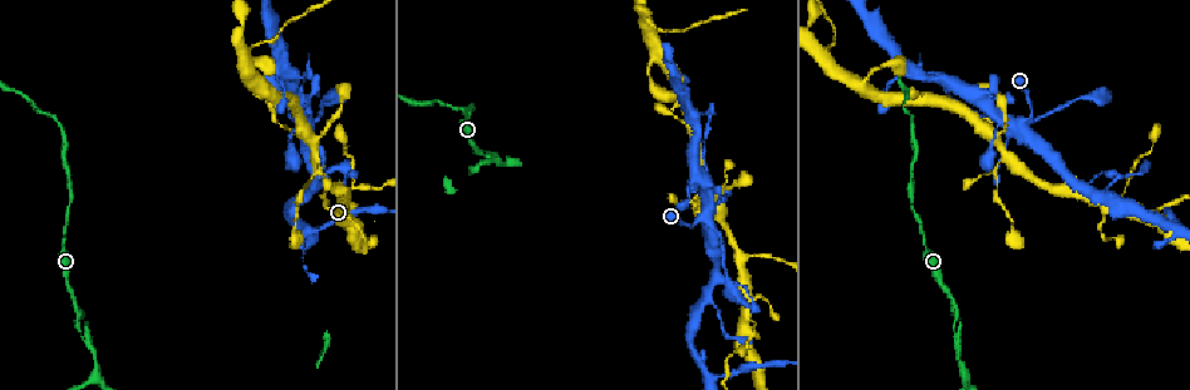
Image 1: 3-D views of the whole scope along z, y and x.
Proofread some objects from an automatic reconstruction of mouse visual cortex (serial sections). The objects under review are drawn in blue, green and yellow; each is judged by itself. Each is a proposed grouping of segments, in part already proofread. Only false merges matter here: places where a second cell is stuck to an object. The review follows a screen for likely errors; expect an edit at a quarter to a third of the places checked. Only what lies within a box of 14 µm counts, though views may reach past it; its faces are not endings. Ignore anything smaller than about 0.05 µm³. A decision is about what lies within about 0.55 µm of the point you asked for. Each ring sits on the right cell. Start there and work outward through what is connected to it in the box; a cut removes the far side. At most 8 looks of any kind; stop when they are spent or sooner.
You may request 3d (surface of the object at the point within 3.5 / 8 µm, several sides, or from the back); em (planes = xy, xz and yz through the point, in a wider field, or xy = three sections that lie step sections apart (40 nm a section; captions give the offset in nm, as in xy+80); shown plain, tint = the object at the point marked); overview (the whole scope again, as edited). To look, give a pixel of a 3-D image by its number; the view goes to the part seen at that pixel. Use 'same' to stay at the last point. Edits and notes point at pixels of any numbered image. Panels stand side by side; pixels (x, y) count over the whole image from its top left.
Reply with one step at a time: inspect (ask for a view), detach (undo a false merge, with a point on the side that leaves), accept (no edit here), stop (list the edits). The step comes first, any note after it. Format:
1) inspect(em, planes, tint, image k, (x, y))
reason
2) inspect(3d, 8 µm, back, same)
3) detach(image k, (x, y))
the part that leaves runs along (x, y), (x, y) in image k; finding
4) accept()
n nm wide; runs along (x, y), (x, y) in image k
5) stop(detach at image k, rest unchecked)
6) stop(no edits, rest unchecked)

inspect(3d, 3.5 µm, image 1, (483, 156))

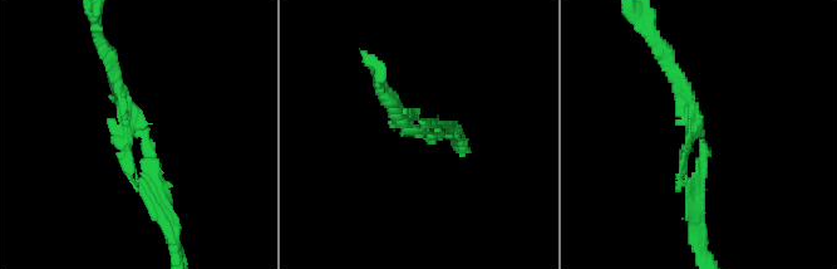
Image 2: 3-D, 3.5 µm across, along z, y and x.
inspect(em, planes, tint, image 2, (702, 139))

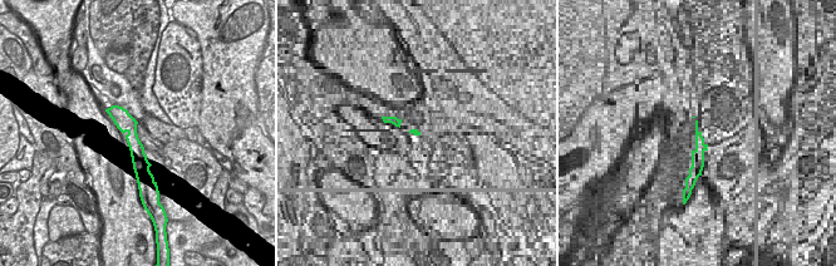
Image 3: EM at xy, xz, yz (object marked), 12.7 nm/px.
accept()
runs along (111, 72), (149, 148), (165, 218) in image 2; all the same cell

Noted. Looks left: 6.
inspect(3d, 8 µm, image 1, (1064, 189))
arms part here

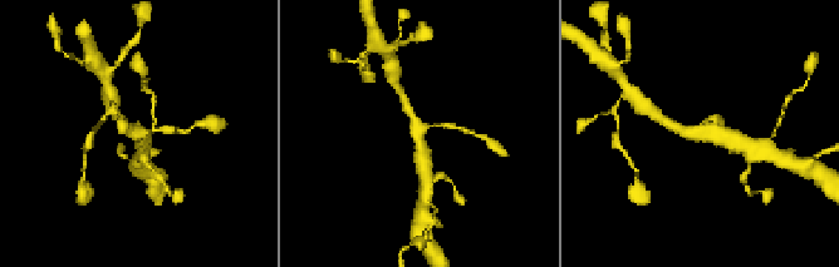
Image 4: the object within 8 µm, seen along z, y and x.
inspect(3d, 3.5 µm, image 4, (139, 132))
zoom in

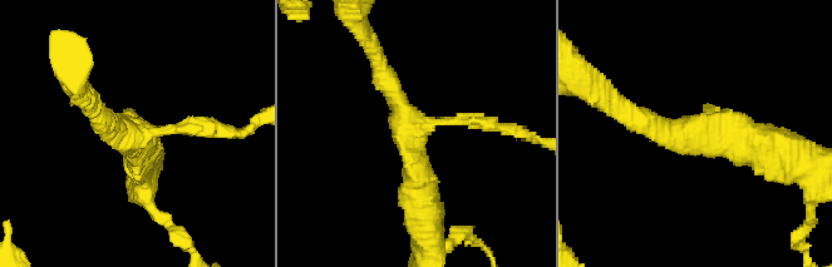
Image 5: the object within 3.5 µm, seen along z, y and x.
inspect(em, xy, step 2, tint, image 5, (696, 135))
need the tissue

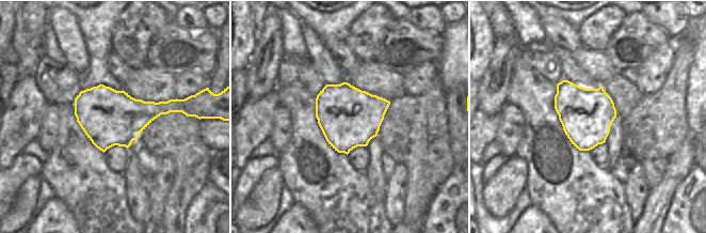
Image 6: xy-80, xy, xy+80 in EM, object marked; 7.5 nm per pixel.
accept()
arms of 150, 300, 450 nm; runs along (423, 213), (412, 133), (380, 67) in image 5; all the same cell

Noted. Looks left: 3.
inspect(3d, 3.5 µm, image 1, (986, 103))

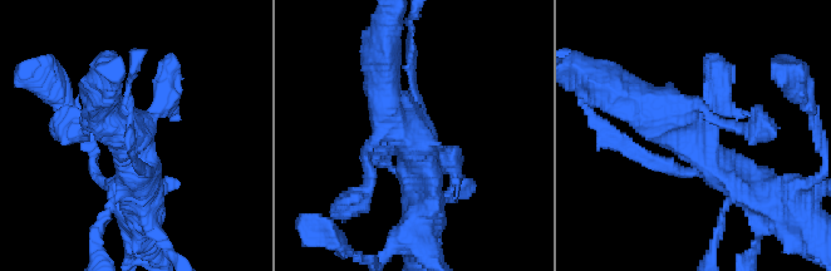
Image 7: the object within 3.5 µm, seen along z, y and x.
inspect(em, xy, step 2, tint, image 7, (413, 138))

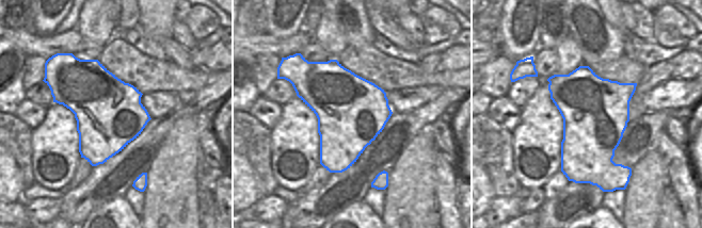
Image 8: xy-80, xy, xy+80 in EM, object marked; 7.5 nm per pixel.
detach(image 7, (629, 152))
two cells meet here

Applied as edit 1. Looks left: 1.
inspect(3d, 3.5 µm, image 1, (708, 299))
three-way junction

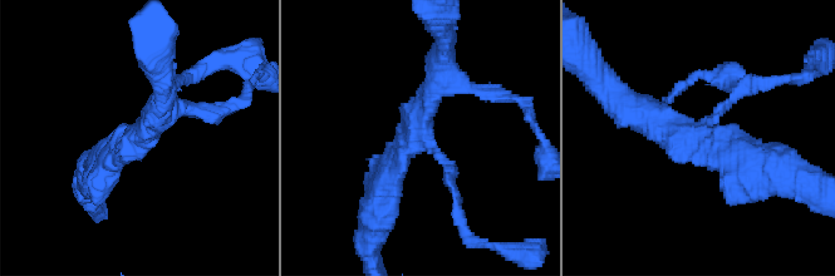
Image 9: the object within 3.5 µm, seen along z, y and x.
accept()
runs along (634, 112), (764, 175) in image 9; one cell here

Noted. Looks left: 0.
stop(detach at image 7, rest unchecked)

